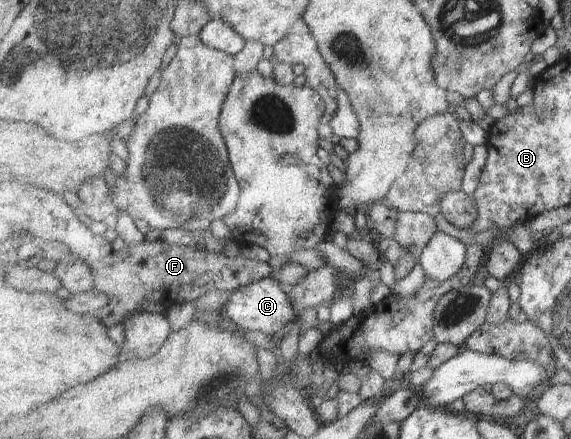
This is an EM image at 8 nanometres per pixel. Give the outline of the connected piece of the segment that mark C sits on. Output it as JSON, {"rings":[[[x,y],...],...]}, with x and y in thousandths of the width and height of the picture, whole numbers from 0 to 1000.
{"rings":[[[476,629],[405,665],[399,672],[398,690],[389,699],[389,711],[396,724],[415,738],[419,749],[455,754],[469,765],[492,754],[506,731],[517,733],[522,715],[511,683],[501,667],[501,651]]]}

